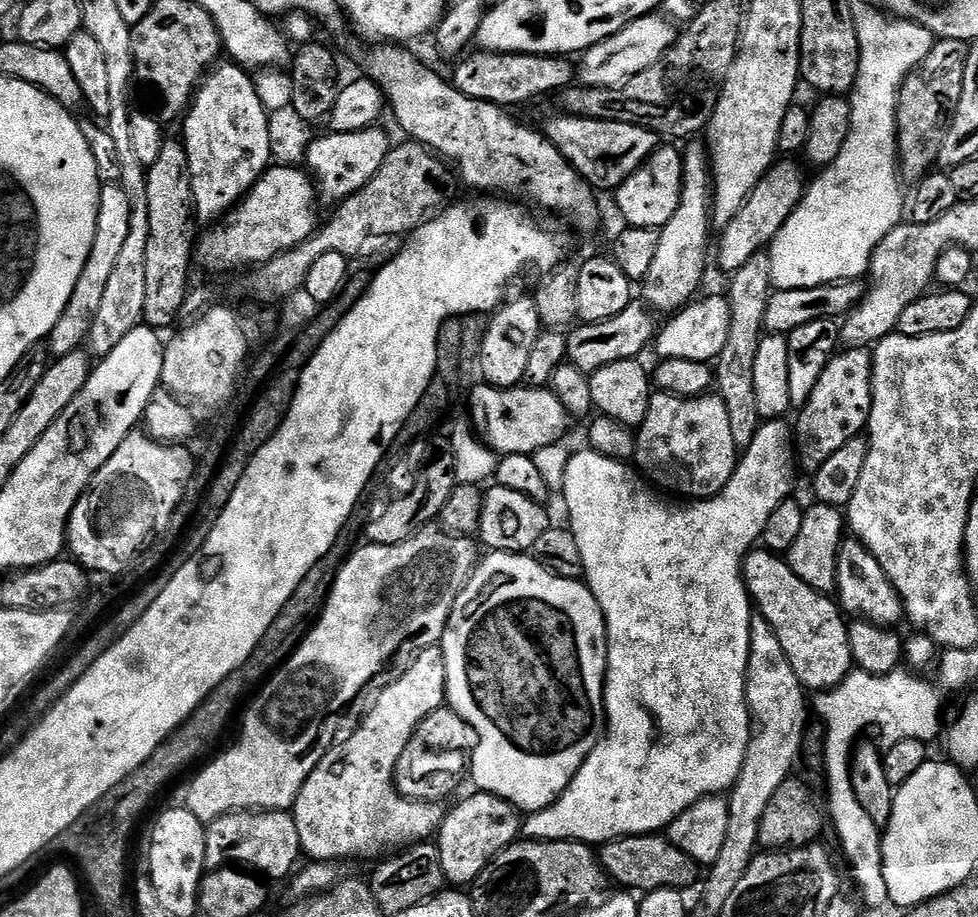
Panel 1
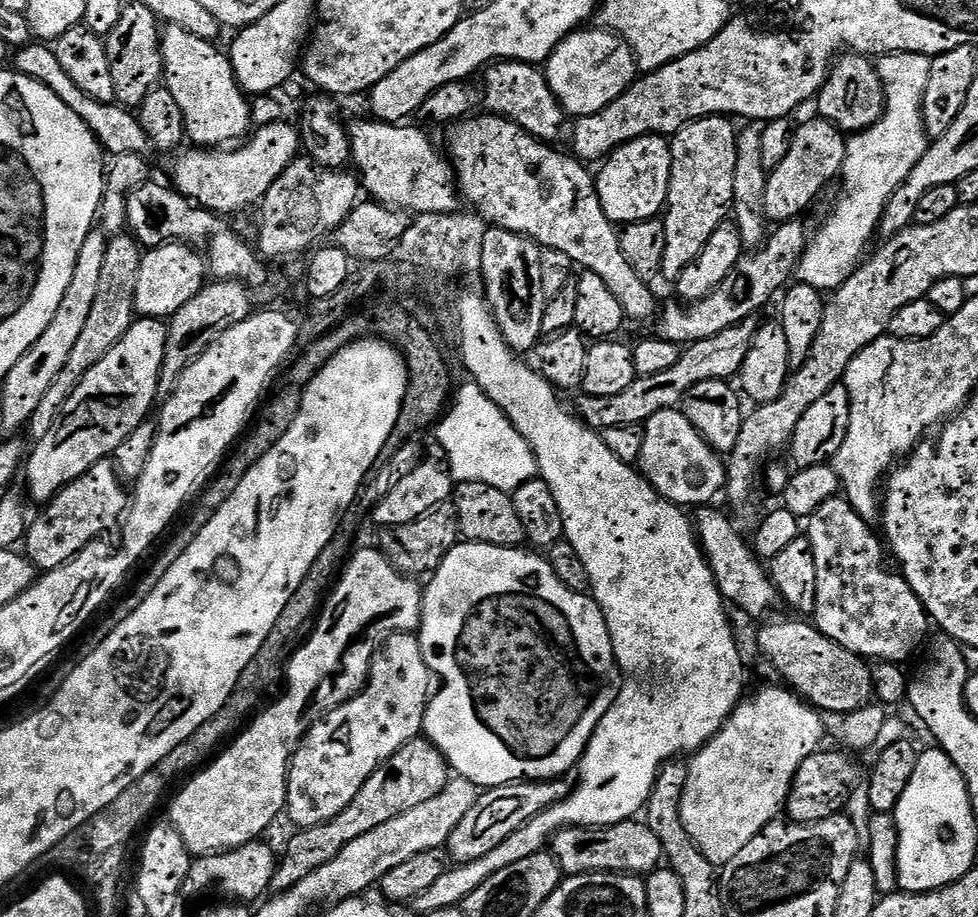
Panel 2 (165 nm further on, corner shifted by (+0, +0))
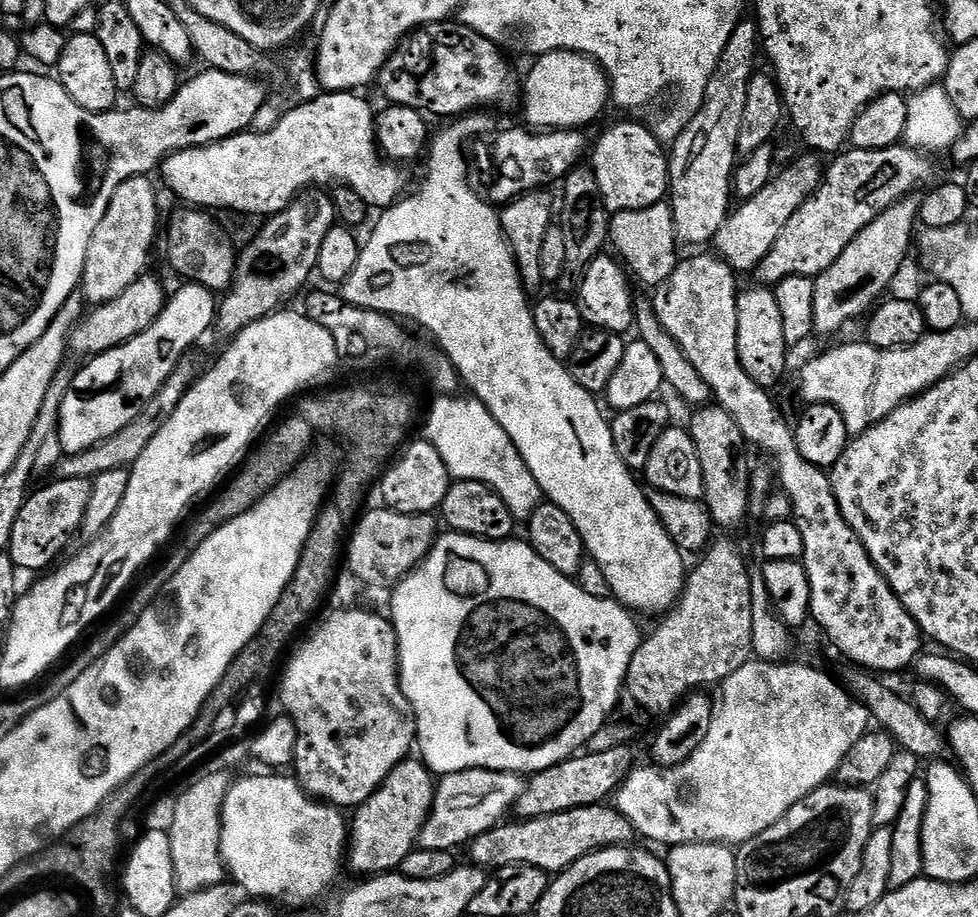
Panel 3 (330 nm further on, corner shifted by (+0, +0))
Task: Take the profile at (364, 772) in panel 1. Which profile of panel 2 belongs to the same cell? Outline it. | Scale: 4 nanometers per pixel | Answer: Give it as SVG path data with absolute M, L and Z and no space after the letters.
M393 632L387 637L388 645L384 648L384 653L377 655L372 661L372 671L368 674L368 679L363 688L352 697L346 704L340 705L338 708L332 709L311 732L308 733L303 744L297 748L296 753L292 755L292 765L288 767L288 803L286 805L286 816L296 823L297 829L313 828L319 824L325 824L328 820L335 819L336 816L342 814L344 810L352 802L358 794L358 790L362 790L362 786L370 778L370 774L374 774L380 769L382 764L391 758L398 750L402 750L404 744L410 743L411 740L417 739L424 732L424 716L428 712L430 703L430 691L428 687L434 684L434 677L426 666L426 658L422 654L422 646L420 645L419 635L410 632Z

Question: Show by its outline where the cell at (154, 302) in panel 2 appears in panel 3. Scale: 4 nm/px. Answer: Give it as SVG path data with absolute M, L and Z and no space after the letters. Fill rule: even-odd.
M151 274L140 276L118 298L114 298L109 304L97 304L81 319L80 323L72 332L70 348L83 358L101 356L104 352L109 352L111 348L122 346L130 342L142 330L146 330L158 318L158 314L166 303L166 291L155 280ZM92 312L92 313L91 313Z

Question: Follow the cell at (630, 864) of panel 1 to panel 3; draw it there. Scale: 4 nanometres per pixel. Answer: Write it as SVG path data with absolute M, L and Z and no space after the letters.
M607 803L591 804L533 820L517 819L516 824L501 822L495 828L475 836L467 845L471 863L477 868L495 870L511 864L538 866L549 874L559 874L583 856L599 848L623 848L633 843L634 829L627 818Z

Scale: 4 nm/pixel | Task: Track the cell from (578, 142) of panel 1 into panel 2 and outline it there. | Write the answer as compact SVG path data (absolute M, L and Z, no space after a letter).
M506 60L491 65L483 76L484 104L488 107L485 109L491 115L514 121L537 140L556 142L564 128L566 113L550 90L547 75L537 65L524 64L521 60Z

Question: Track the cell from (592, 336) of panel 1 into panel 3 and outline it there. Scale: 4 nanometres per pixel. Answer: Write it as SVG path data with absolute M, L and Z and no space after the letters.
M903 143L890 146L886 150L849 147L841 151L829 168L827 165L816 192L806 202L802 202L794 218L790 218L790 222L782 226L778 242L774 242L770 254L766 254L766 258L762 258L755 268L754 276L760 279L757 281L764 286L775 286L791 276L815 278L830 266L834 266L834 262L838 262L838 254L842 254L842 250L846 250L846 246L850 246L850 242L854 242L854 238L858 238L858 234L866 230L866 226L870 226L870 222L874 222L878 214L890 210L890 206L894 206L904 197L913 195L919 184L929 183L927 180L932 176L932 164L927 159L929 157L923 151L913 151Z

